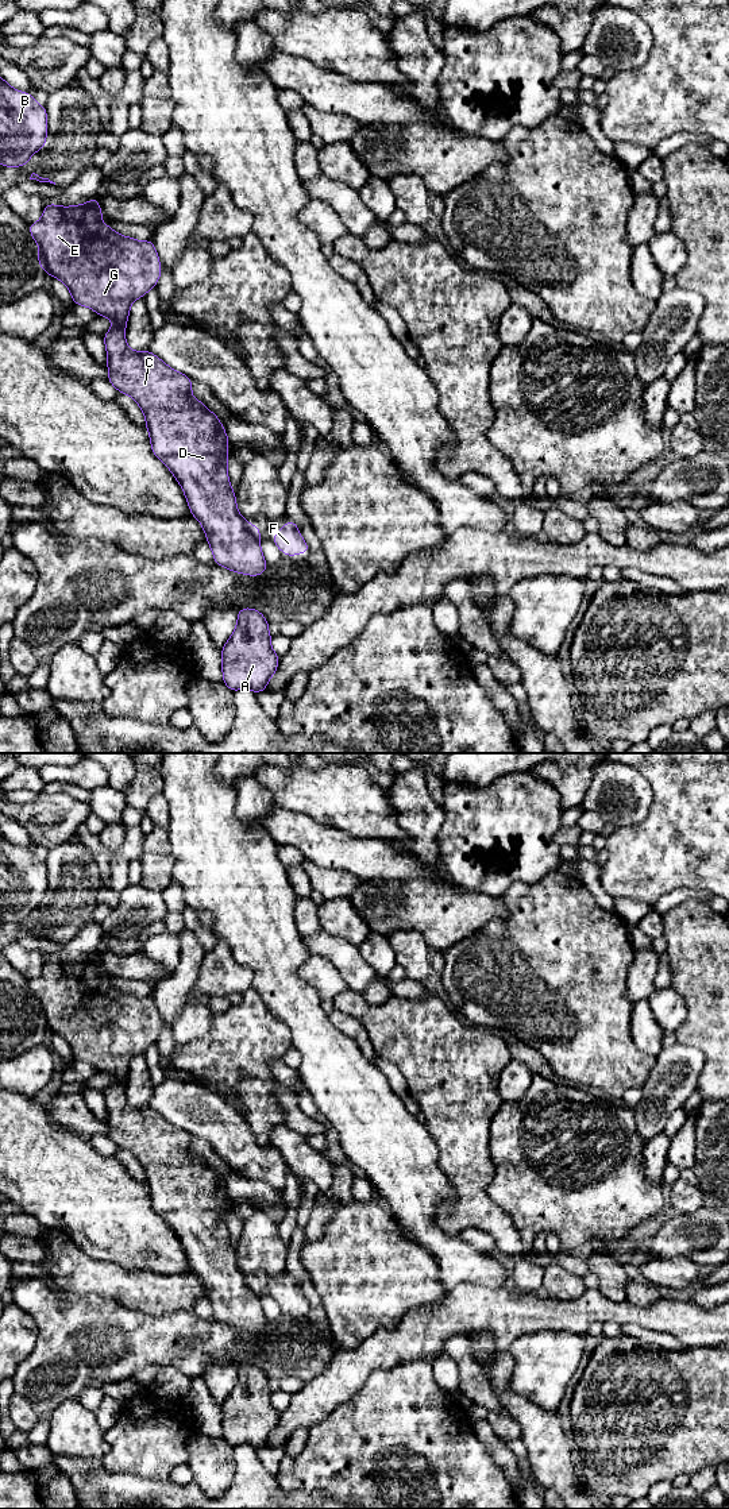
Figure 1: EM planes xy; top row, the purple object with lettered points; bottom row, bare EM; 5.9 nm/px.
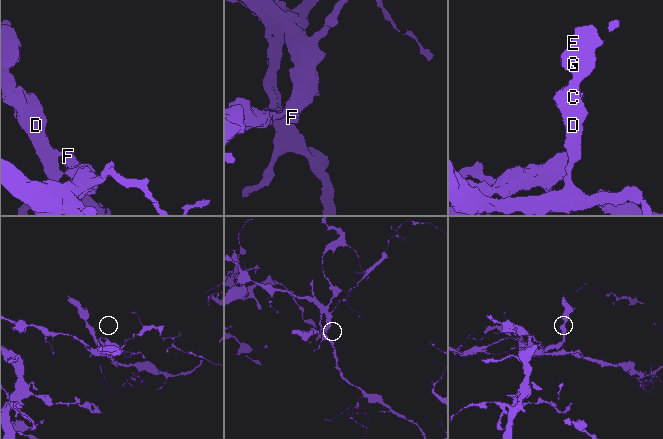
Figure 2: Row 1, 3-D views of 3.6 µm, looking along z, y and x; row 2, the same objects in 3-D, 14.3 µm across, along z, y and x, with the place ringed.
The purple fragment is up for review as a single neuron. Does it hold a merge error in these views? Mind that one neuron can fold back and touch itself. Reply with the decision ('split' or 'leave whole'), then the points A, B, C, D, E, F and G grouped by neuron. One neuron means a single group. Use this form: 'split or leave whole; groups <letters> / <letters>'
split; groups A B C D E G / F

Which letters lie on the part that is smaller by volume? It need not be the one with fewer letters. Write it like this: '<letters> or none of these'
F

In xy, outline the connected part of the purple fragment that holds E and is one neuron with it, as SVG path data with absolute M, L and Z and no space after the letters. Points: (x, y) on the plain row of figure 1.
M99 952L82 961L45 960L42 975L28 980L31 992L39 1000L39 1022L49 1033L58 1034L69 1043L76 1061L88 1062L113 1077L113 1082L103 1092L108 1136L119 1149L131 1151L144 1169L151 1205L181 1240L190 1270L207 1289L213 1317L236 1329L259 1332L267 1320L259 1296L248 1288L246 1275L236 1265L235 1247L227 1230L230 1196L223 1180L204 1158L192 1153L193 1136L189 1132L174 1127L150 1107L132 1107L126 1097L131 1058L155 1043L162 1028L154 999L119 991L101 980L101 973L107 972L99 962Z

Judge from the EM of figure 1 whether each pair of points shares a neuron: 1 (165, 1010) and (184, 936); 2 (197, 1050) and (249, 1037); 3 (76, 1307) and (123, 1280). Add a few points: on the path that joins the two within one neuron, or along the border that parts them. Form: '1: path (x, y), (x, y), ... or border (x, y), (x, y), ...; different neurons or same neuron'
1: path (174, 991), (188, 969), (188, 954); same neuron
2: path (209, 1050), (234, 1050), (236, 1048); same neuron
3: border (66, 1292), (99, 1293), (110, 1296), (127, 1307); different neurons

